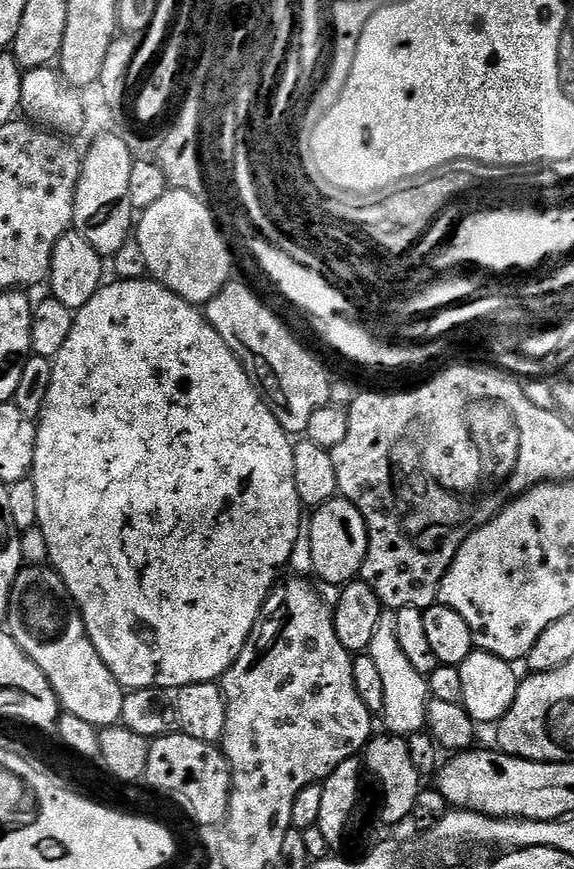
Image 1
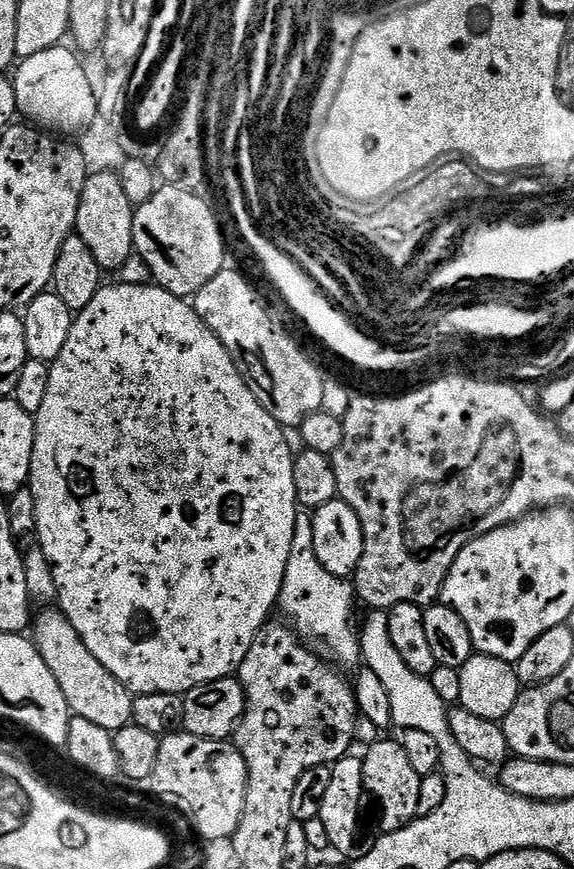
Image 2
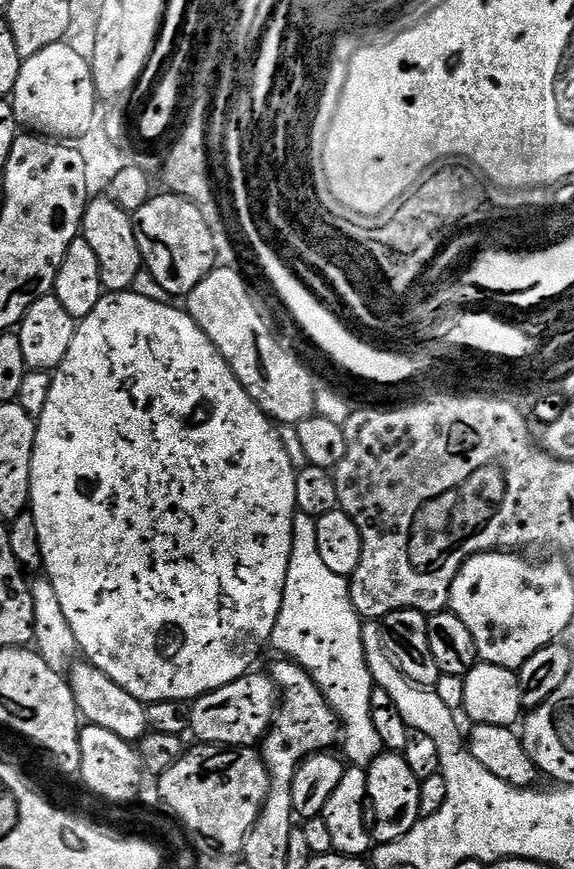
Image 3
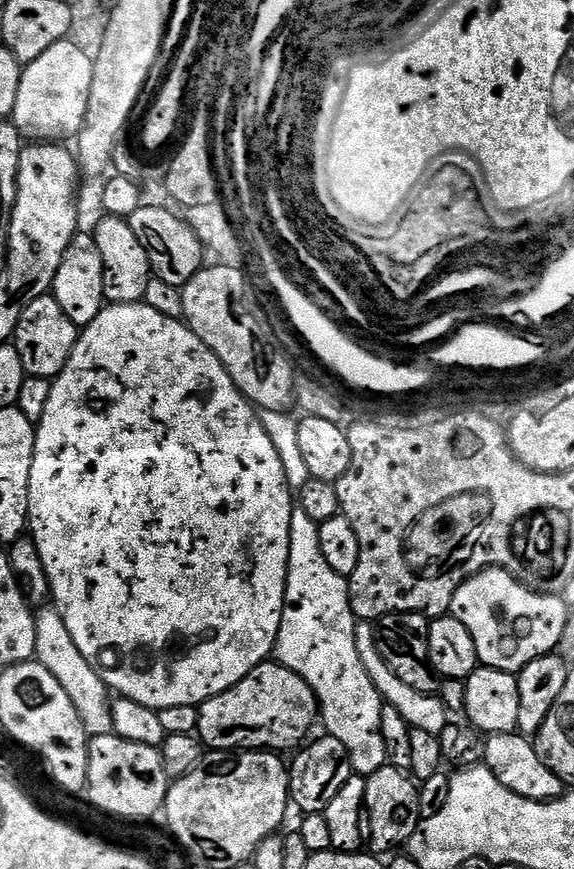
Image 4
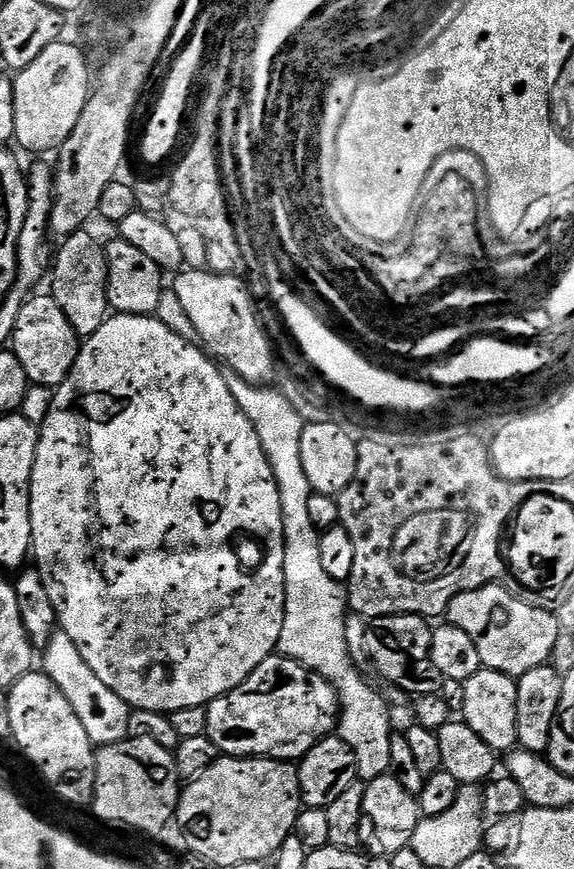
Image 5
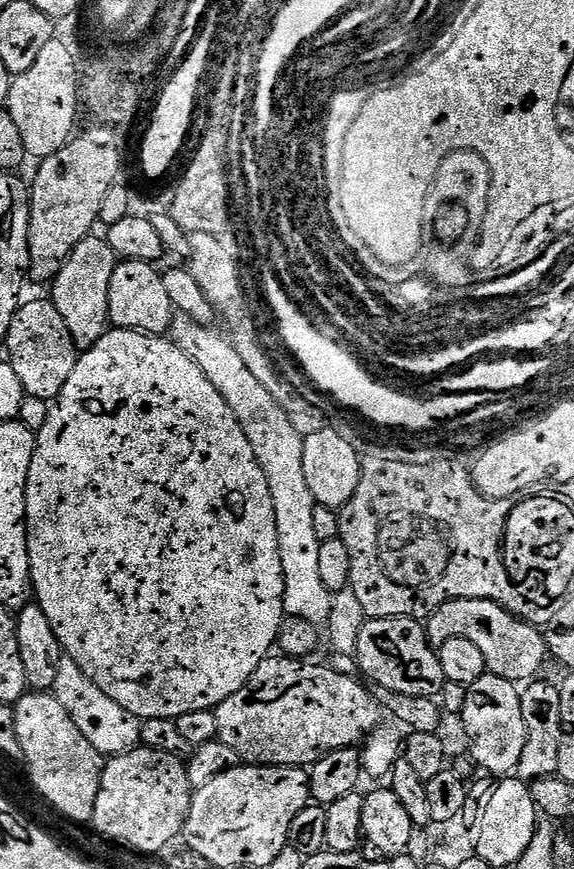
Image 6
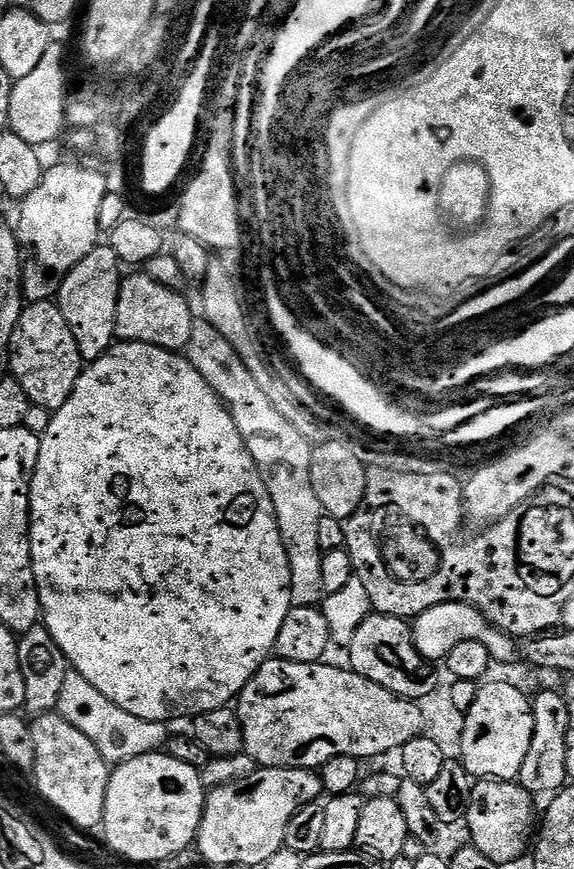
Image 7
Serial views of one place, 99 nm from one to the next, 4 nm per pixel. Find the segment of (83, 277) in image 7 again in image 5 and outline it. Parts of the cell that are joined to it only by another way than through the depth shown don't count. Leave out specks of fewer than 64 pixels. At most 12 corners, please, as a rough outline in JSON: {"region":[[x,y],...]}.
{"region":[[88,230],[67,237],[50,295],[77,336],[110,315],[108,257]]}

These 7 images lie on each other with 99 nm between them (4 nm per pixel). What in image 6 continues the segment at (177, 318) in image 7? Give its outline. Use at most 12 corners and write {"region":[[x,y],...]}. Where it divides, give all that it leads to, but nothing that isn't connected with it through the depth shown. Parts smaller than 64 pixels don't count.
{"region":[[121,259],[113,329],[164,336],[174,309],[161,269]]}

